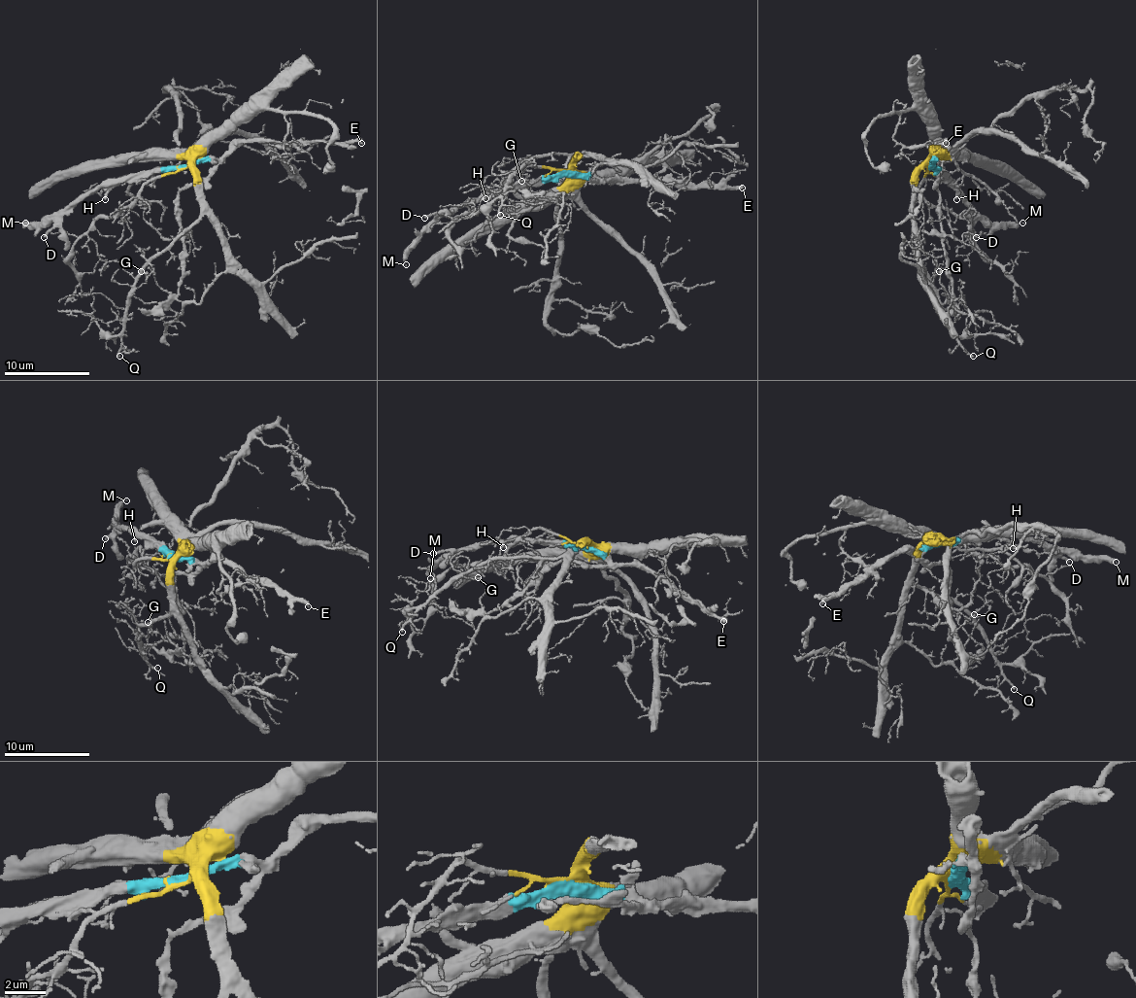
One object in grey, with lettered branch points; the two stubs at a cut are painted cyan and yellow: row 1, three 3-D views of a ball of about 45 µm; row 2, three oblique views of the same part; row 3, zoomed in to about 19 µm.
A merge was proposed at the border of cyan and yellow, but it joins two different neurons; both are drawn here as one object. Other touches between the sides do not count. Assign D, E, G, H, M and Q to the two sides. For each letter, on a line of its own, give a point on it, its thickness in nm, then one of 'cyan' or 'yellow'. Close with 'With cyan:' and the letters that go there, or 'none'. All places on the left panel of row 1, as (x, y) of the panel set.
D: at (44, 237); 200 nm thick; cyan
E: at (361, 143); 360 nm thick; cyan
G: at (141, 271); 160 nm thick; yellow
H: at (105, 199); 220 nm thick; cyan
M: at (25, 223); 200 nm thick; cyan
Q: at (119, 356); 200 nm thick; yellow
With cyan: D, E, H, M

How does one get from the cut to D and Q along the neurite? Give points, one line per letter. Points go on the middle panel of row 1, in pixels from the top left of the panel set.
D: (566, 170), (513, 188), (483, 192), (452, 211), (428, 214), (424, 218)
Q: (566, 170), (582, 154), (536, 155), (506, 184), (500, 216)

